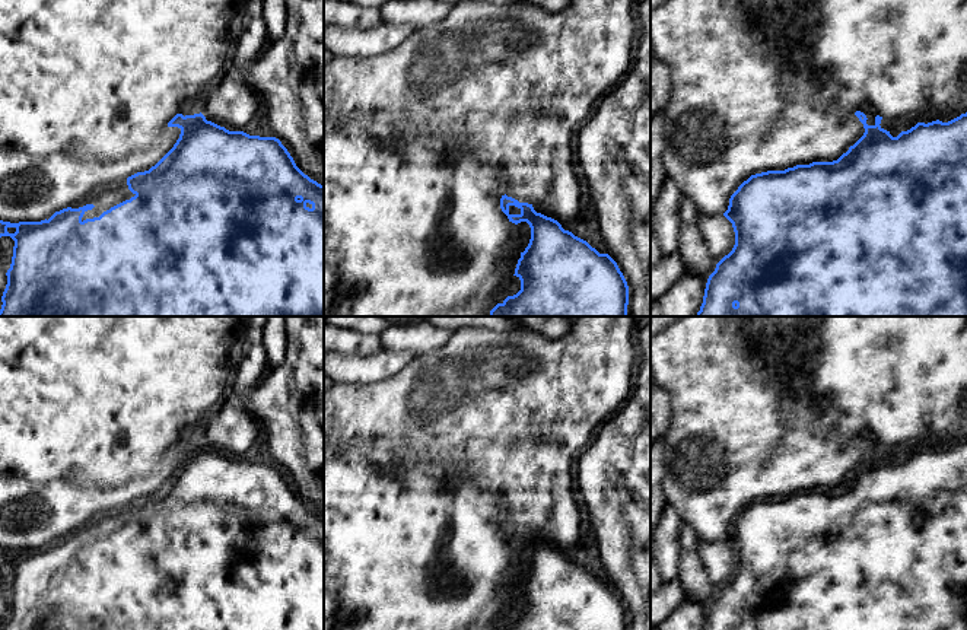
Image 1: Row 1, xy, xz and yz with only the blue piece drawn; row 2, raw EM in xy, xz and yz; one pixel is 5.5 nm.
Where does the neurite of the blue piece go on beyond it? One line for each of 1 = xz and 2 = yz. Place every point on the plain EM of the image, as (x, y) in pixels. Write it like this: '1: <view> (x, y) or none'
1: none
2: none

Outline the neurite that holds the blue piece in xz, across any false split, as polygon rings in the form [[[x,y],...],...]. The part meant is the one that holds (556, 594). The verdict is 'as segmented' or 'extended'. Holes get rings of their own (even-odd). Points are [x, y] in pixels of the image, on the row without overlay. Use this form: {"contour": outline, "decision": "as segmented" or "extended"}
{"contour": [[[505,521],[500,535],[509,548],[527,548],[531,554],[529,570],[521,579],[513,601],[521,607],[521,617],[503,630],[629,630],[627,608],[608,580],[599,580],[586,567],[564,557],[557,547],[537,540],[532,531]]], "decision": "as segmented"}

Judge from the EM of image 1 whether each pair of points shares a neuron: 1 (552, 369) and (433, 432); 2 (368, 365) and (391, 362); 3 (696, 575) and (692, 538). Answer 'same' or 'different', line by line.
1: same
2: same
3: same

